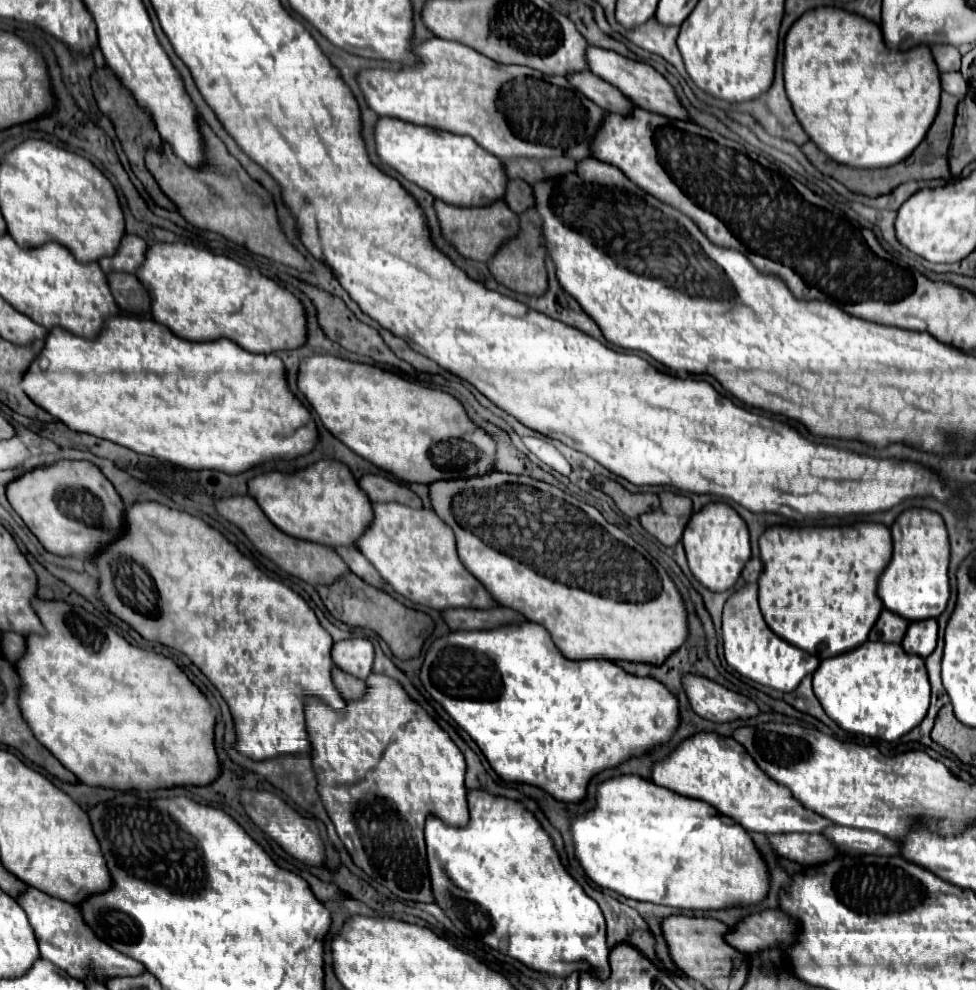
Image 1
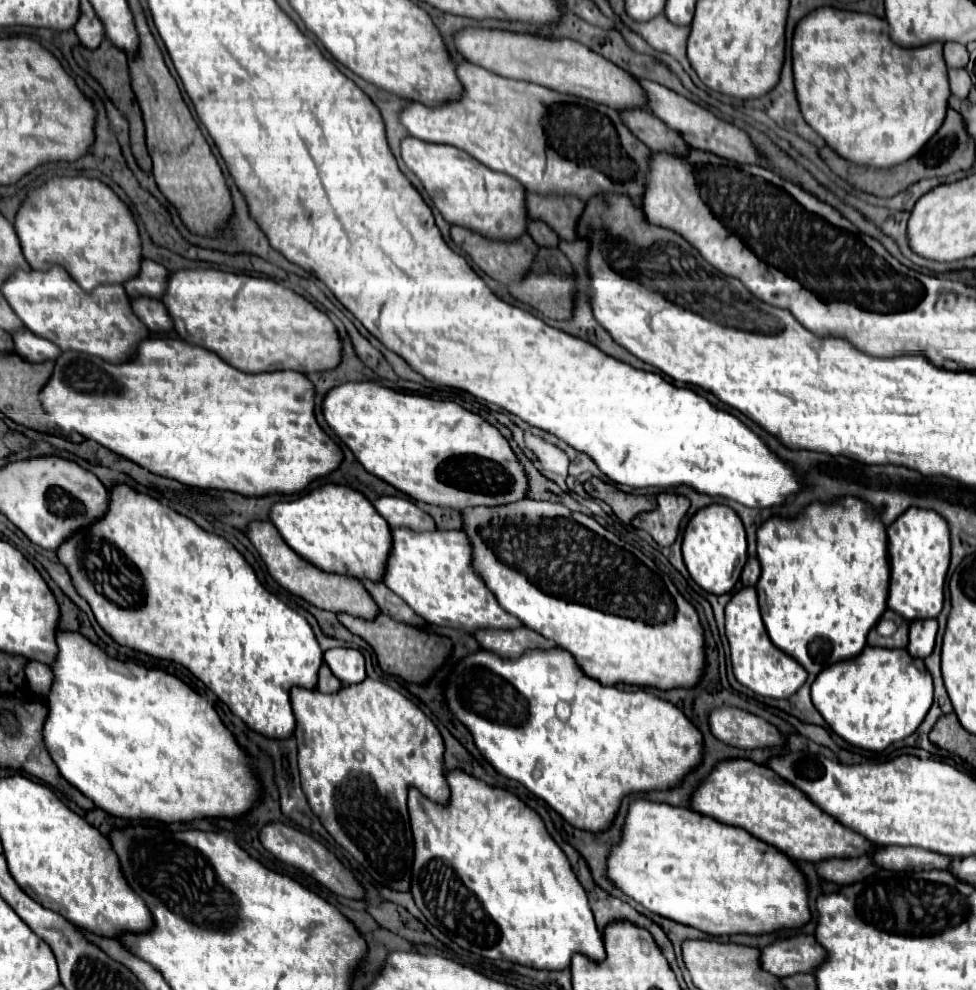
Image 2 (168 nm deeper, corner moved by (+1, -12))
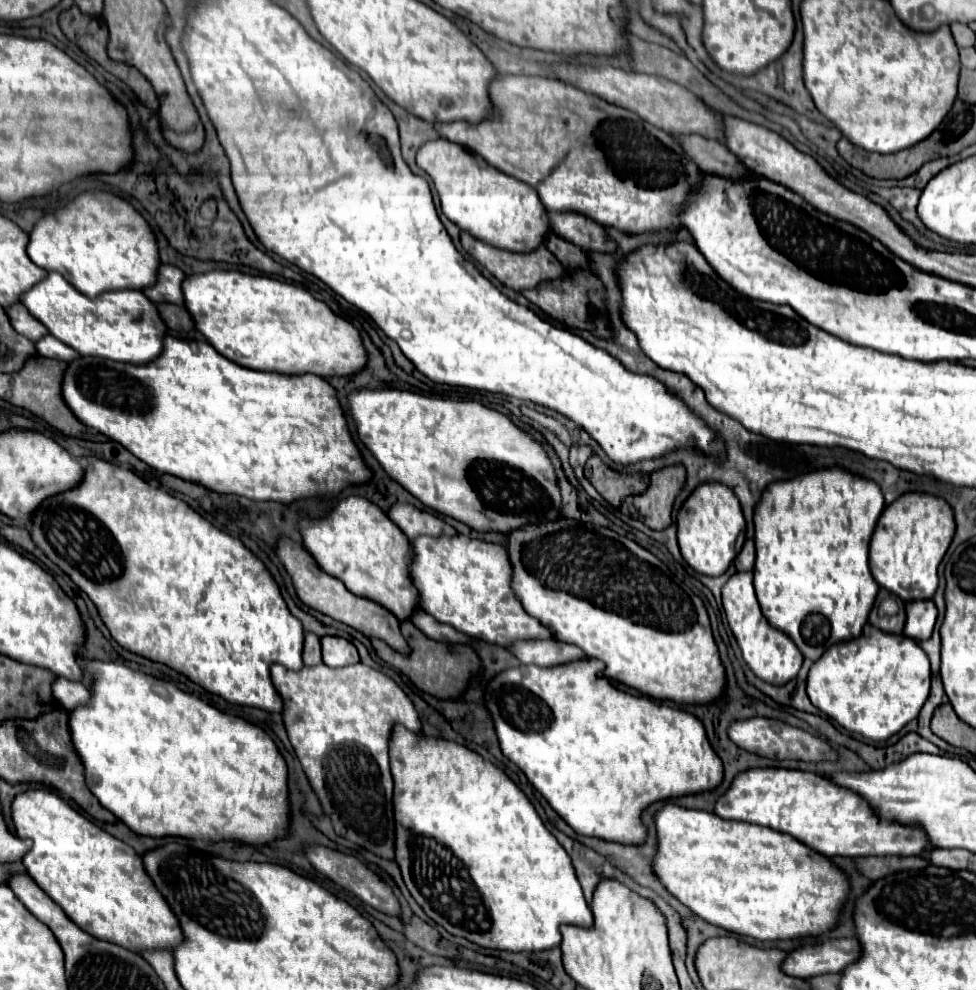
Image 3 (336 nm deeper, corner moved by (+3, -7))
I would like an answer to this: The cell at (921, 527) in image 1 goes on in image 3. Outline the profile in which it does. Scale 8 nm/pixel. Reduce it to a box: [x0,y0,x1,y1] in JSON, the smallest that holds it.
[870,492,954,600]

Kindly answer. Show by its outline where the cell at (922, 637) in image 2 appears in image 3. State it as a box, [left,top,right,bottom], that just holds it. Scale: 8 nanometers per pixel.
[904,602,936,640]

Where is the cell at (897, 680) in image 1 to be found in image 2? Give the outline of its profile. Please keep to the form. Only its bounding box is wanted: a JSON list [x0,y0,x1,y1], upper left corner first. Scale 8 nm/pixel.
[812,647,932,751]

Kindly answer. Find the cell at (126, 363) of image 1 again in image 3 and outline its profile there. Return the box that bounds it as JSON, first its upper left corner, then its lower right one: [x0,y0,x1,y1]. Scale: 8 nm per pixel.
[62,336,372,504]

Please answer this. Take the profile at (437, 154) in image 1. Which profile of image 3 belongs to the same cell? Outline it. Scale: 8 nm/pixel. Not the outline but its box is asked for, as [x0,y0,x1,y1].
[416,138,548,254]

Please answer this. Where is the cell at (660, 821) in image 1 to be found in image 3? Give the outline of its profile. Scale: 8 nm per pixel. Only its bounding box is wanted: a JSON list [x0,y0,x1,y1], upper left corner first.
[656,804,850,942]

